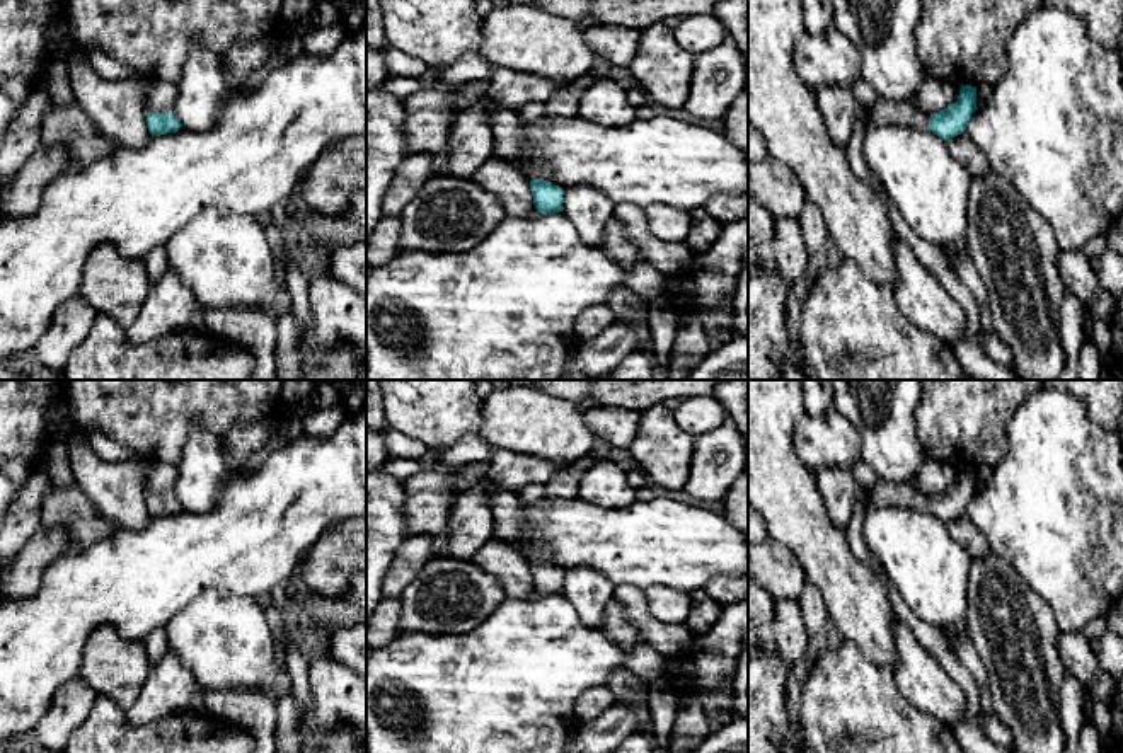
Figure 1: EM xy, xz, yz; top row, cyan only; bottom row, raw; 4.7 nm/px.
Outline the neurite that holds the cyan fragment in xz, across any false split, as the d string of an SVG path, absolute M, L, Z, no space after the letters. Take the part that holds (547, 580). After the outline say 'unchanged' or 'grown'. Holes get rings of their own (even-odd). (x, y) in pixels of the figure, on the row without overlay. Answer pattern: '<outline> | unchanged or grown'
M535 547L528 557L533 586L540 596L562 593L562 569L547 564L540 559L540 549Z | grown

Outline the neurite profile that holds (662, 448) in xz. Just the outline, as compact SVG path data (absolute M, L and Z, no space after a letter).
M663 404L641 411L631 455L648 482L670 491L683 491L688 479L695 436L683 431Z

